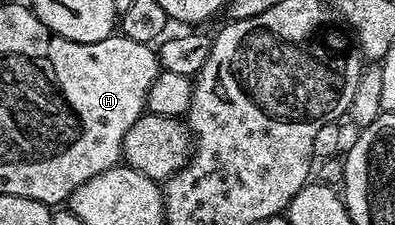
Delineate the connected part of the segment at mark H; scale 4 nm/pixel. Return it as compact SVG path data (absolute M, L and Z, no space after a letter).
M52 34L49 42L45 42L45 54L53 58L53 67L57 66L57 74L61 74L61 83L57 85L60 95L67 101L78 120L85 118L85 138L81 138L73 149L57 158L57 162L77 162L81 154L89 158L101 158L101 162L118 165L122 161L121 149L127 132L131 132L131 124L146 113L145 101L151 84L159 73L159 54L150 44L140 43L124 36L110 36L94 42L76 42L67 40L58 34Z

